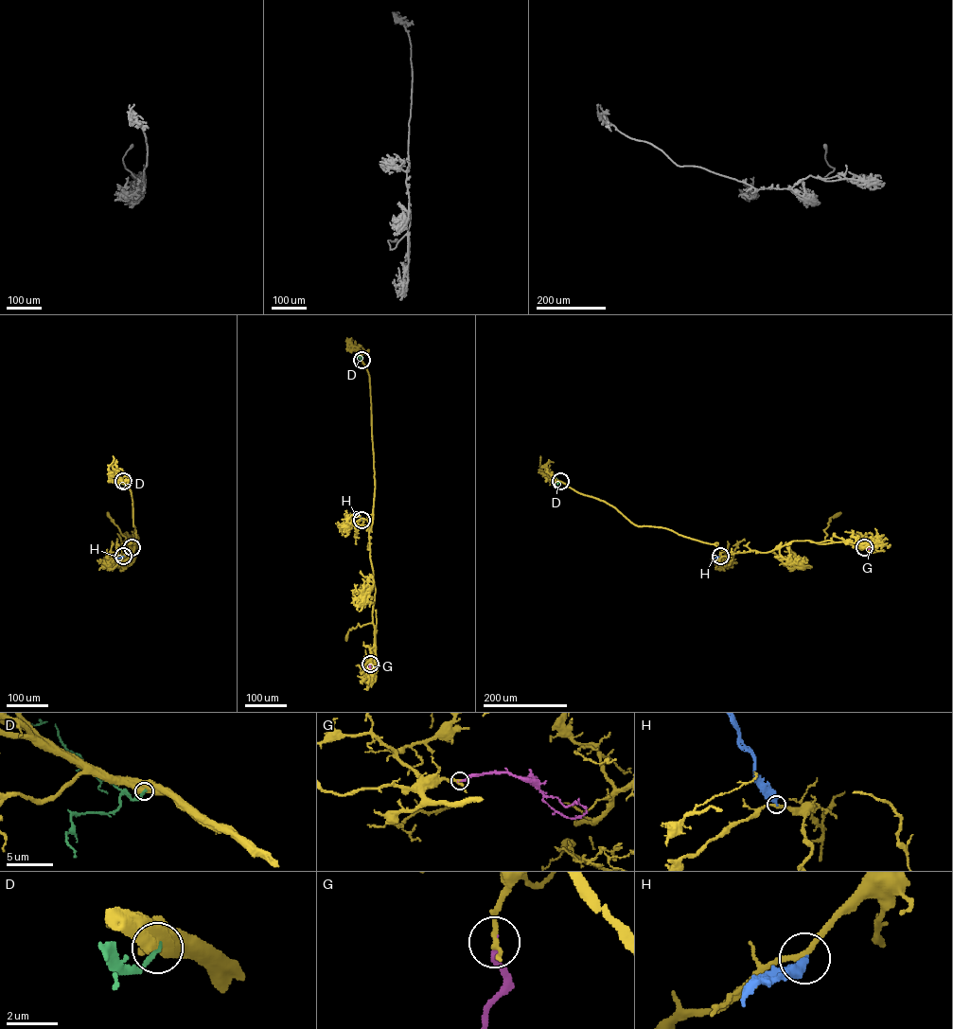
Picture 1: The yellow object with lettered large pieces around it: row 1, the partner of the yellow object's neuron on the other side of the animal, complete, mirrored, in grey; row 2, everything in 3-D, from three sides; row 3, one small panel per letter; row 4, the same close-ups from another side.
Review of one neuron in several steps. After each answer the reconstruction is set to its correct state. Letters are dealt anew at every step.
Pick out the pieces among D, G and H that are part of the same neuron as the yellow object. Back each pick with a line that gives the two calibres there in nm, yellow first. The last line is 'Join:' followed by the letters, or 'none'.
G: 180/200 nm
Join: G

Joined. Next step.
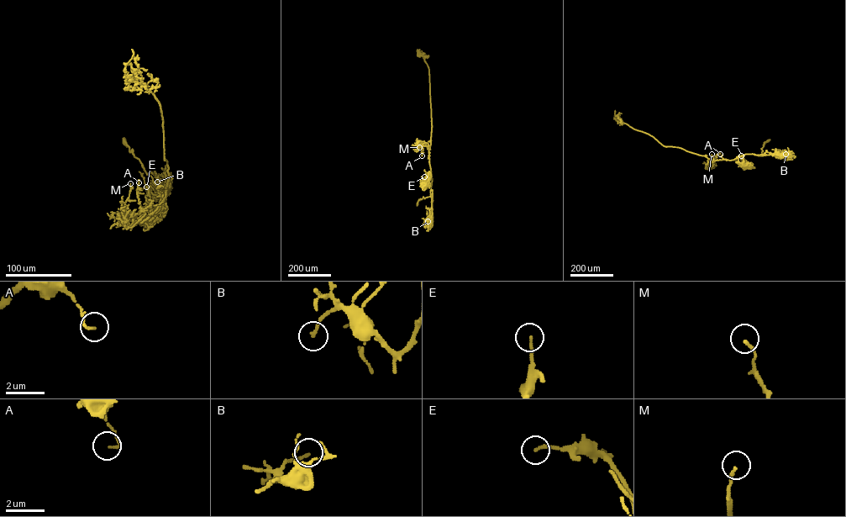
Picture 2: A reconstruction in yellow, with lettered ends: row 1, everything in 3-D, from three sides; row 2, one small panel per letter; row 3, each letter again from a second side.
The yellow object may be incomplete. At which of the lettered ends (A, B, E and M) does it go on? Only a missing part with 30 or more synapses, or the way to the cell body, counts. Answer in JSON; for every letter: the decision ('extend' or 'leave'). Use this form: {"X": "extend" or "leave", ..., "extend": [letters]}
{"A": "leave", "B": "leave", "E": "leave", "M": "leave", "extend": []}

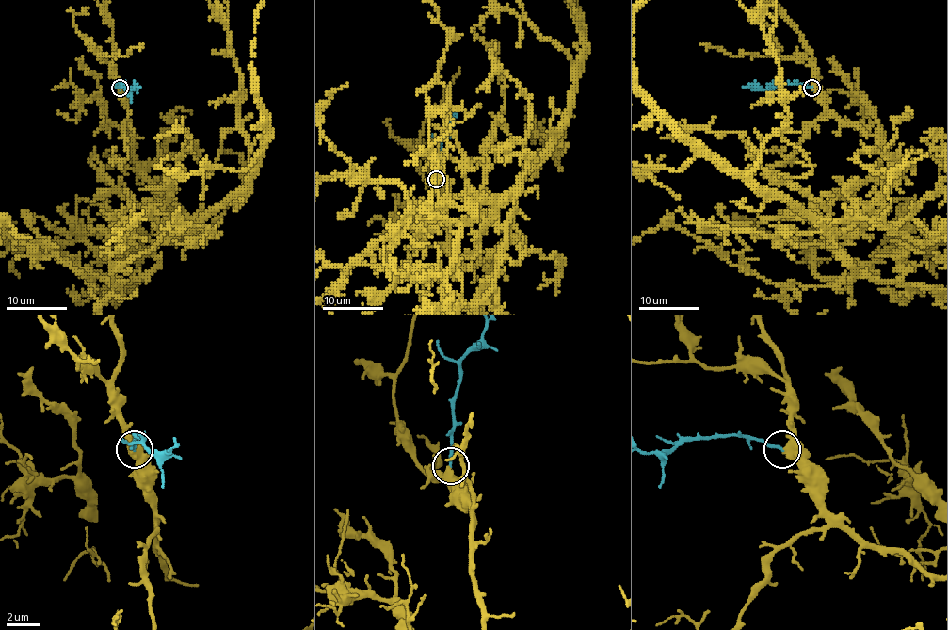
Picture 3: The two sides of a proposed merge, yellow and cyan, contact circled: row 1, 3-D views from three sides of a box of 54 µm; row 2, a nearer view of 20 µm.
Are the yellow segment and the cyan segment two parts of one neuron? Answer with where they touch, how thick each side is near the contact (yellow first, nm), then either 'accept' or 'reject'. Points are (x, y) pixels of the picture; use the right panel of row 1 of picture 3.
place (811, 88); calibres 550 and 190 nm; accept

